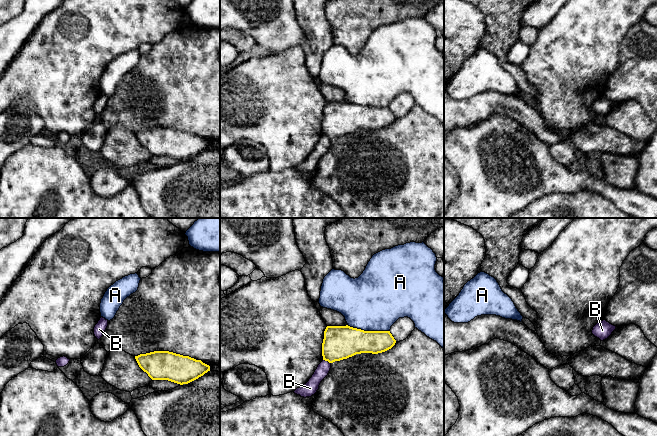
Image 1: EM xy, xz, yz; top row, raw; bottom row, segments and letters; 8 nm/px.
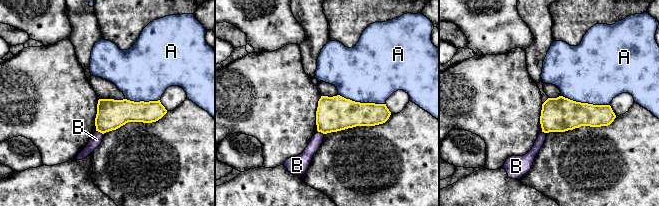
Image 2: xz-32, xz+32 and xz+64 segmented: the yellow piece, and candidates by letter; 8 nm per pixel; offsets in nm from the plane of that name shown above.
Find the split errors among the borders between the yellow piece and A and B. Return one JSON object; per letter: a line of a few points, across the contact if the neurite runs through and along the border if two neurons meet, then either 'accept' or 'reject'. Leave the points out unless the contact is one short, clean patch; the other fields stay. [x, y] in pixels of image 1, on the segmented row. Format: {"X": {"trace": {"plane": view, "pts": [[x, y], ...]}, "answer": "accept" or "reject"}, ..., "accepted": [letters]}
{"A": {"answer": "reject"}, "B": {"trace": {"plane": "xz", "pts": [[323, 359], [330, 363]]}, "answer": "reject"}, "accepted": []}

